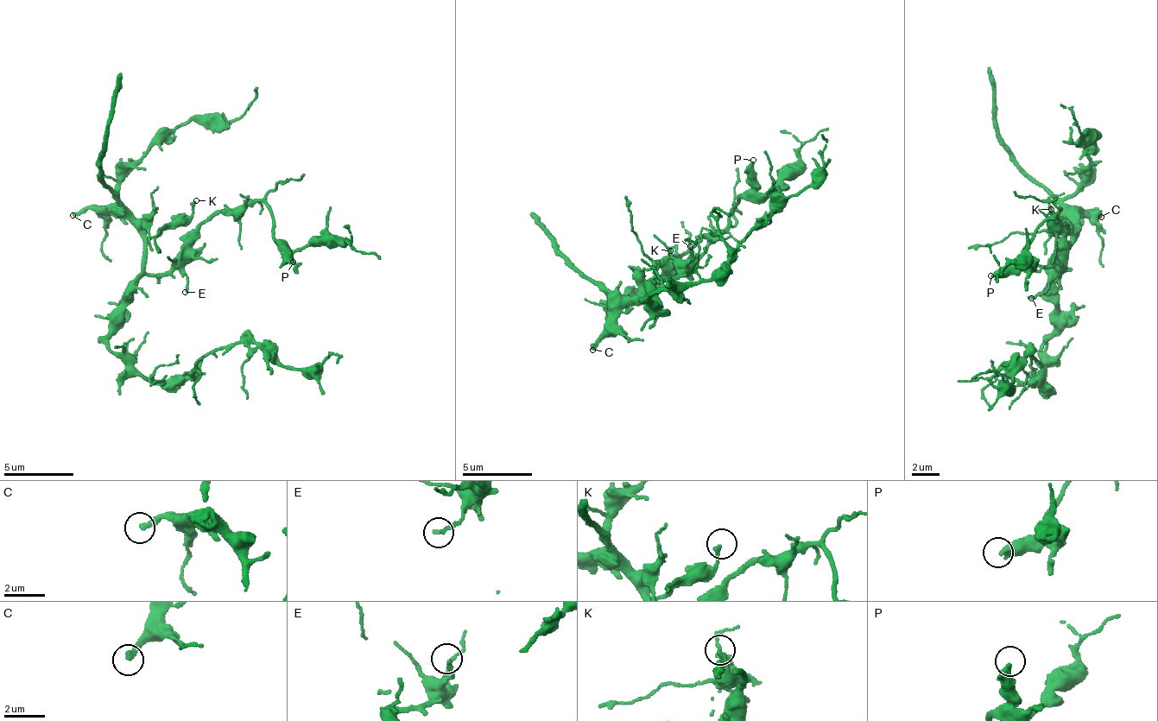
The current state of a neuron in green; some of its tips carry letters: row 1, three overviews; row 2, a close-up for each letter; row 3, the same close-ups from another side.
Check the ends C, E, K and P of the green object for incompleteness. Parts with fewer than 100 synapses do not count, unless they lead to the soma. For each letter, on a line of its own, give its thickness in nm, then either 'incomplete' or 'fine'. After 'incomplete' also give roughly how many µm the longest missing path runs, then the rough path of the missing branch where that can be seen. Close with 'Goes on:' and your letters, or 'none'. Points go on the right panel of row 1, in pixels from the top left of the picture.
C: calibre 320 nm; incomplete; missing 35 µm
E: calibre 130 nm; fine
K: calibre 180 nm; fine
P: calibre 420 nm; fine
Goes on: C

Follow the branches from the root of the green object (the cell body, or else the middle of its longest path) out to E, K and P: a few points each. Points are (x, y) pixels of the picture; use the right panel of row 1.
E: (1059, 294), (1053, 280), (1059, 281), (1055, 275), (1044, 291), (1031, 298)
K: (1059, 294), (1053, 280), (1059, 281), (1055, 275), (1059, 239), (1058, 225), (1051, 209)
P: (1059, 294), (1053, 280), (1060, 278), (1069, 231), (1054, 216), (1034, 235), (1015, 263), (990, 275)

